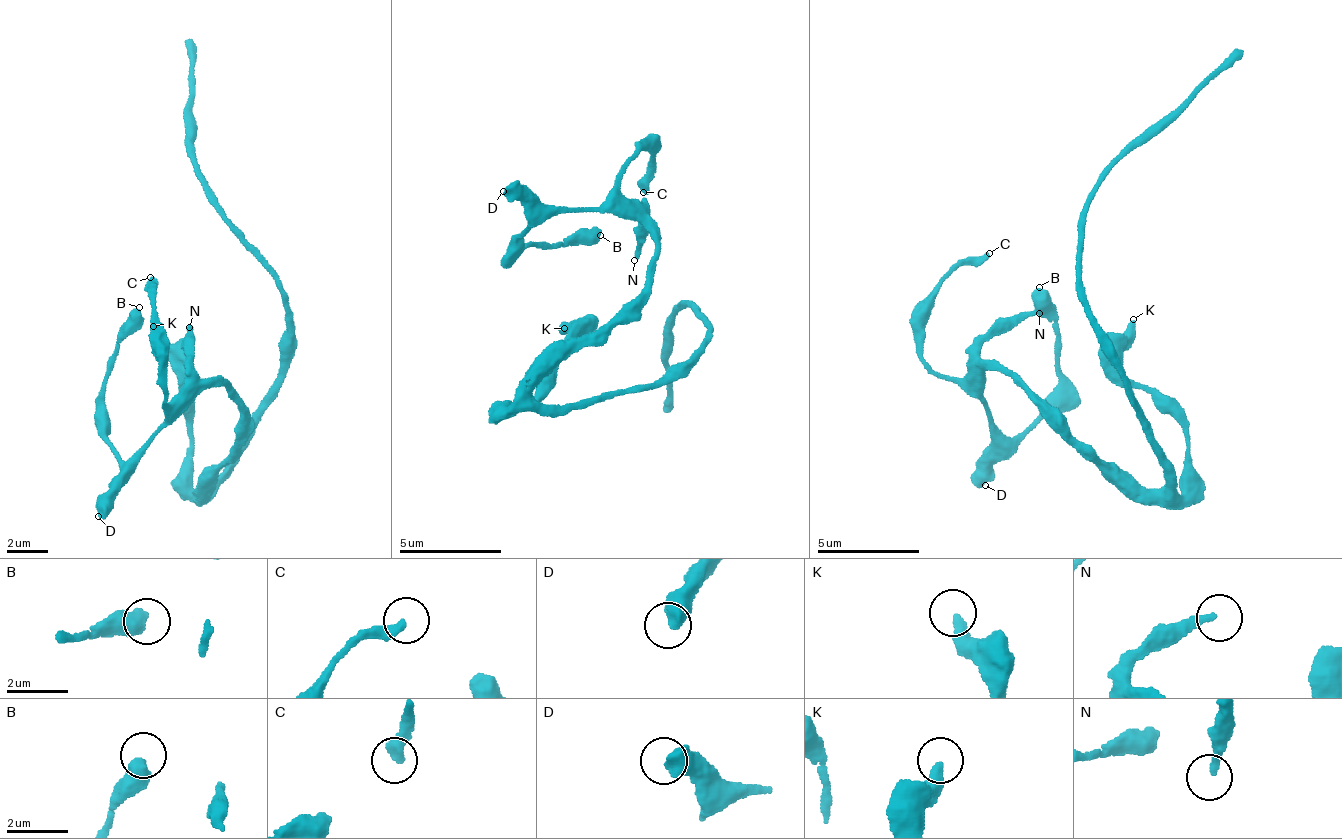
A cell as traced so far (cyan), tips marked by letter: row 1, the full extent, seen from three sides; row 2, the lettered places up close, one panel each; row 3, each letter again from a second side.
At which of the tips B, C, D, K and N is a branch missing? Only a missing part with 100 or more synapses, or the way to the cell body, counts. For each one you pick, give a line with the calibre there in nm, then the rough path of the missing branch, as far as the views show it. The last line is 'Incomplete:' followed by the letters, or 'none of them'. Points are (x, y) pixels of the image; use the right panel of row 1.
Incomplete: none of them

